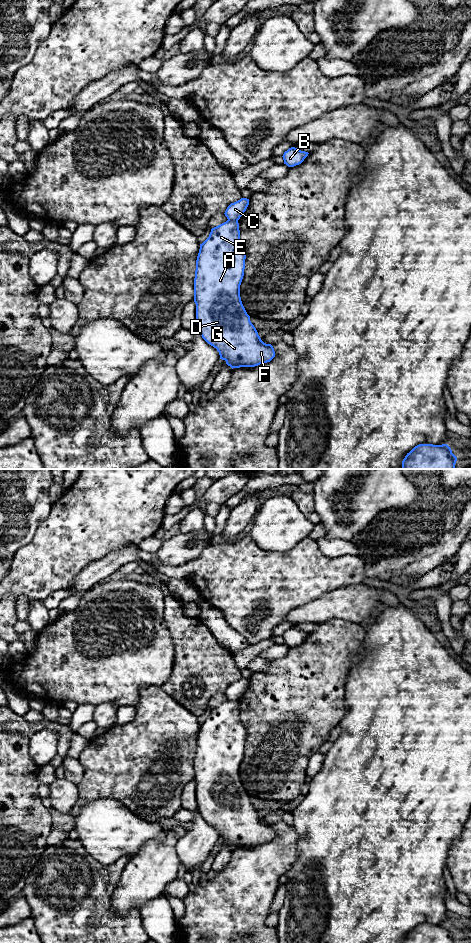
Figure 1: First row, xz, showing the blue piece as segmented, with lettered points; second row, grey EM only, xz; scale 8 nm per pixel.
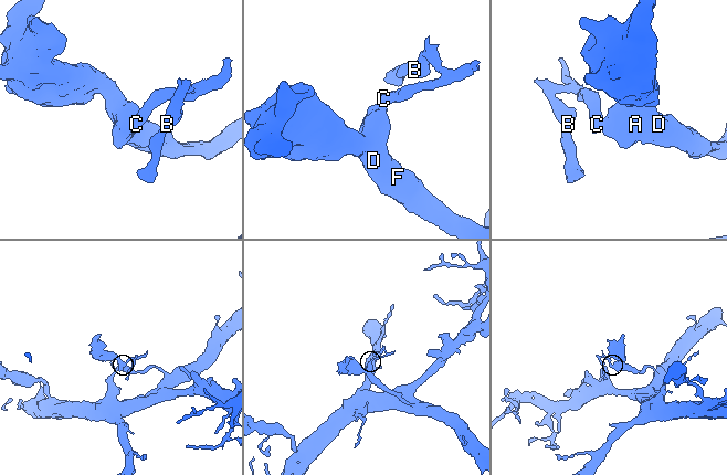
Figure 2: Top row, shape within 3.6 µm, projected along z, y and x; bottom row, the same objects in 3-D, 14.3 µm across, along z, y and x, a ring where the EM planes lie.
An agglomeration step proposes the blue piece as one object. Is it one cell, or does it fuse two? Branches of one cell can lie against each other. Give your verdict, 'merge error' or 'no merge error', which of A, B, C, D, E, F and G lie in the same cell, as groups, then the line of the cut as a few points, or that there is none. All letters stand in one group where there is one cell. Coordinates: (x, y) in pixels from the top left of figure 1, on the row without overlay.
merge error | A D E F G / B C | xz (228, 699), (237, 701)

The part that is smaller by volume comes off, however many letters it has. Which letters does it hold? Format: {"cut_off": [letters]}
{"cut_off": ["B", "C"]}

